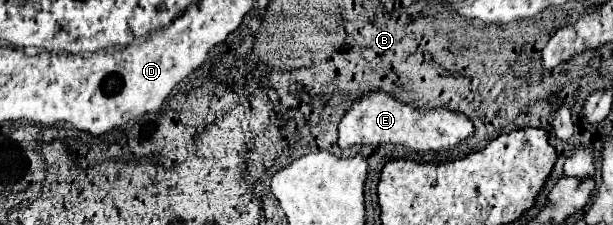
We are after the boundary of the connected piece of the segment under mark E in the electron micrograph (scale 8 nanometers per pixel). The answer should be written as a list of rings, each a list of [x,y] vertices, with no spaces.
[[[372,91],[356,99],[344,117],[338,123],[338,145],[340,149],[348,149],[354,145],[380,145],[380,143],[400,143],[416,151],[436,151],[450,149],[458,145],[462,139],[474,133],[472,121],[462,115],[442,107],[422,109],[410,103],[398,101],[394,95],[386,91]]]

